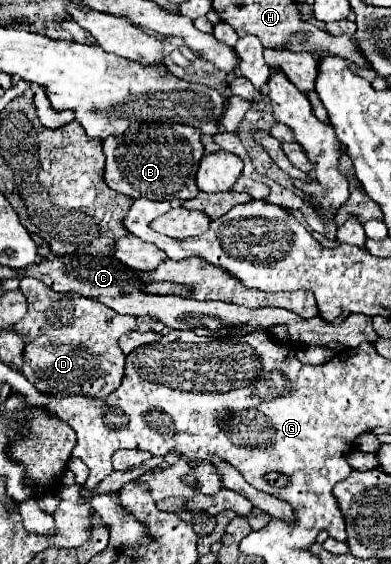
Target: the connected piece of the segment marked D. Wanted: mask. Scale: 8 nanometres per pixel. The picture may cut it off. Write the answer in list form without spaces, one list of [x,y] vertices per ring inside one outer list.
[[[22,278],[20,290],[28,300],[26,316],[16,324],[26,340],[26,364],[24,376],[38,390],[62,396],[62,394],[88,394],[94,398],[108,396],[120,386],[124,376],[124,352],[118,338],[136,326],[134,316],[124,316],[98,300],[58,294],[36,278]]]

